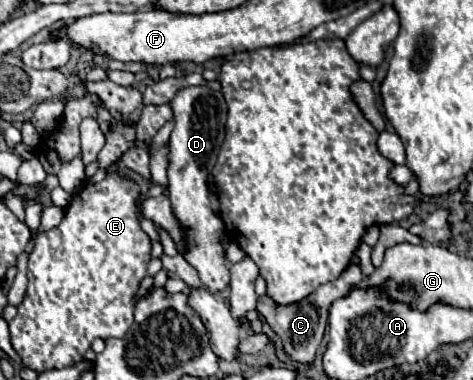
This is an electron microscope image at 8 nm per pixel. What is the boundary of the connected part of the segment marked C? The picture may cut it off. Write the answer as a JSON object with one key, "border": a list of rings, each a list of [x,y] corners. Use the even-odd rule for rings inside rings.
{"border":[[[349,266],[337,280],[333,282],[327,282],[323,286],[319,286],[313,294],[309,294],[307,298],[303,298],[301,302],[295,302],[295,304],[277,304],[273,302],[267,294],[259,296],[257,300],[257,312],[263,316],[263,320],[281,336],[283,340],[283,348],[285,352],[295,360],[295,362],[313,362],[315,358],[315,350],[317,346],[321,344],[321,338],[323,338],[323,332],[325,332],[325,326],[327,326],[327,312],[329,312],[329,306],[339,300],[341,296],[345,296],[349,292],[349,288],[361,280],[365,280],[367,276],[363,276],[361,268],[359,266]]]}

